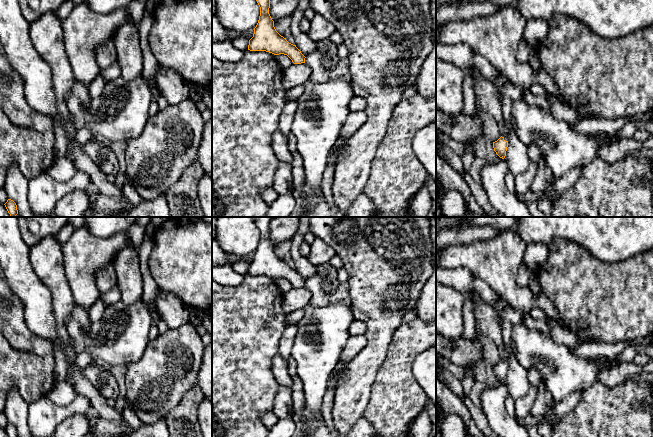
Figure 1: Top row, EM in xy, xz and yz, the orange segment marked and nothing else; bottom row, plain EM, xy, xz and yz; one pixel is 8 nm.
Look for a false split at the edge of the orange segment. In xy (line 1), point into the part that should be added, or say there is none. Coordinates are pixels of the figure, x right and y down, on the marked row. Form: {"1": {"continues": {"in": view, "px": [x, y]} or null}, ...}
{"1": {"continues": null}}

